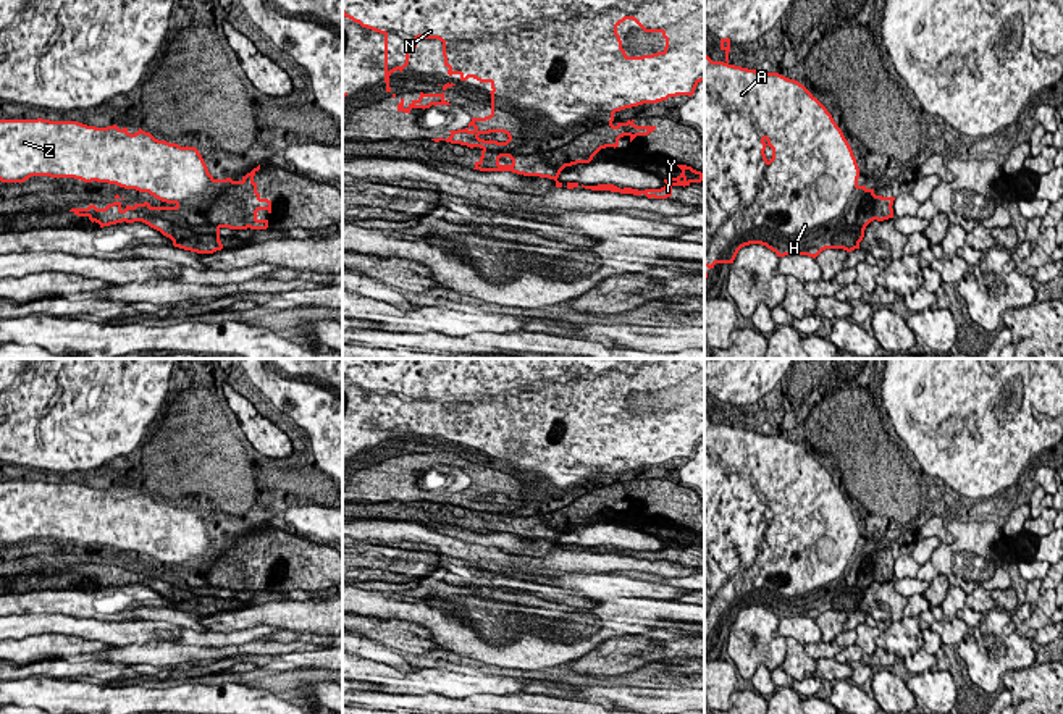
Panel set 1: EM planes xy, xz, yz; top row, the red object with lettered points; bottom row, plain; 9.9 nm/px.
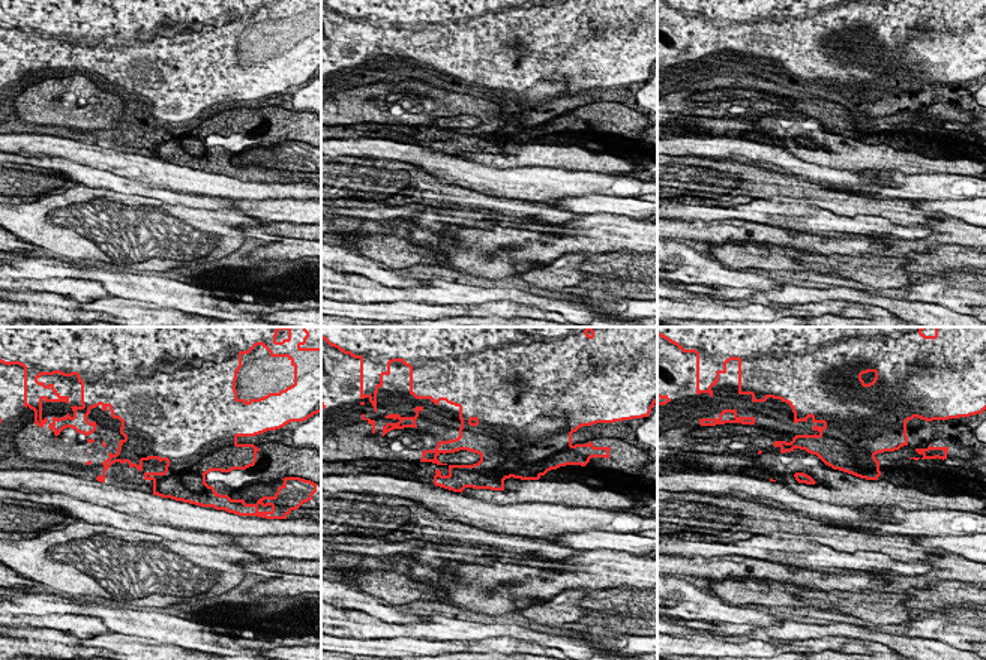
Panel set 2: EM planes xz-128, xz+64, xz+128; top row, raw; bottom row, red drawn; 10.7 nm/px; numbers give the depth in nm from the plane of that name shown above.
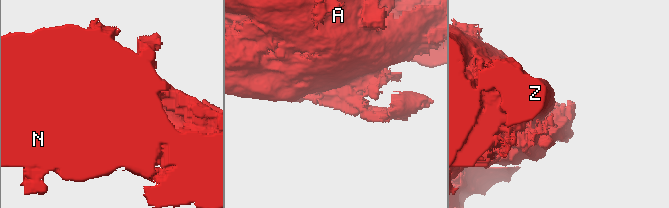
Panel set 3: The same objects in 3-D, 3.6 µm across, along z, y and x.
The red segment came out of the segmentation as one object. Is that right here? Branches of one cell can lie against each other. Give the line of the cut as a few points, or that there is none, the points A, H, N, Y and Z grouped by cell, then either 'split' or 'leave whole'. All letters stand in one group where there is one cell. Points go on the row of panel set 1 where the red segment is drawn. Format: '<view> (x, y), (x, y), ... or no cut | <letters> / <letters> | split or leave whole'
xz (506, 130), (527, 139), (553, 139), (571, 151), (575, 163) | A H N Z / Y | split

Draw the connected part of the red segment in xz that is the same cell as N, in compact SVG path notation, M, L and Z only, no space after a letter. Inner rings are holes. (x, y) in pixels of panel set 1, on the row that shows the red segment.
M342 0L342 15L362 27L372 29L384 36L384 82L386 92L391 92L389 76L394 71L401 71L409 65L409 52L417 48L417 40L422 39L438 39L443 42L444 66L447 66L447 74L459 74L460 81L473 78L480 82L491 84L491 115L485 118L472 118L465 129L449 131L447 139L431 139L435 142L446 141L451 144L467 145L470 149L486 147L486 141L480 139L480 134L504 132L512 129L512 134L522 134L527 141L553 139L559 147L569 147L574 155L574 163L590 163L593 157L606 147L619 147L619 139L624 136L630 137L630 142L637 136L648 136L656 129L656 126L637 126L628 120L627 123L614 121L614 113L638 107L643 103L658 103L677 95L693 95L696 86L704 81L704 0ZM625 19L633 19L645 32L661 32L666 39L666 47L662 52L643 57L628 57L622 48L620 36L617 34L617 26Z

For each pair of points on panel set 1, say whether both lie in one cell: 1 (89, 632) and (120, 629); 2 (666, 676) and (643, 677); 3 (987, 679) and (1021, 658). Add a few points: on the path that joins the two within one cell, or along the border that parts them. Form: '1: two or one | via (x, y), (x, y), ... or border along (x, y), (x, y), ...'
1: one | via (97, 630), (112, 630)
2: one | via (661, 676), (648, 677)
3: one | via (995, 671), (1008, 658), (1013, 658)

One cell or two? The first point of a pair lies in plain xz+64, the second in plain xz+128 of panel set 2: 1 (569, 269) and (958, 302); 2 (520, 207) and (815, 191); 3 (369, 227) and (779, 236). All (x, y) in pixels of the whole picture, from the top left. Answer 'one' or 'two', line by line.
1: two
2: one
3: one

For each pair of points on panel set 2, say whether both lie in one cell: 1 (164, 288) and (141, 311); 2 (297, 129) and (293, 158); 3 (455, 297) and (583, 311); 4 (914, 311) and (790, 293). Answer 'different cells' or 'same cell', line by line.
1: different cells
2: same cell
3: same cell
4: same cell

